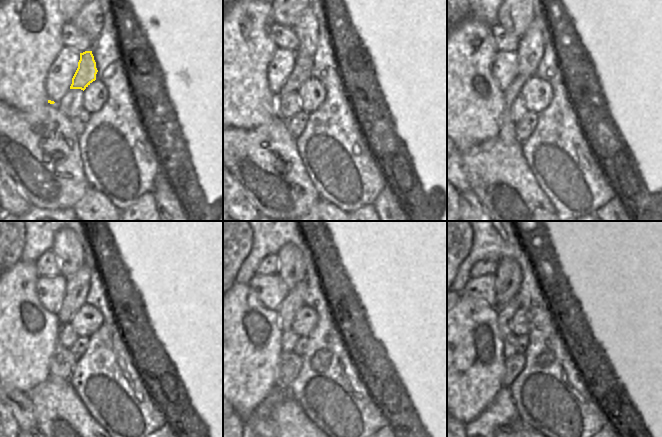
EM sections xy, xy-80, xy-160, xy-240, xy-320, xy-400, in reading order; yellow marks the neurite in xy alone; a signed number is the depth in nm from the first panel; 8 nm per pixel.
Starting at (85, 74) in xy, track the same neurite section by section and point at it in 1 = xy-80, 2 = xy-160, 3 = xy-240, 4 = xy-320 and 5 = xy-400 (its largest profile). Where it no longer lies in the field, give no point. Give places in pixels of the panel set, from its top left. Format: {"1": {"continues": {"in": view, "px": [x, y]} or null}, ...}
{"1": {"continues": {"in": "xy-80", "px": [302, 71]}}, "2": {"continues": {"in": "xy-160", "px": [506, 134]}}, "3": {"continues": {"in": "xy-240", "px": [62, 363]}}, "4": {"continues": {"in": "xy-320", "px": [289, 364]}}, "5": {"continues": {"in": "xy-400", "px": [513, 365]}}}

